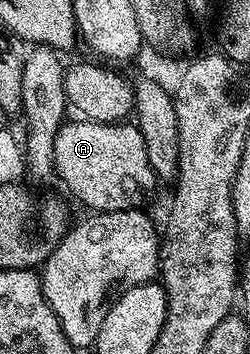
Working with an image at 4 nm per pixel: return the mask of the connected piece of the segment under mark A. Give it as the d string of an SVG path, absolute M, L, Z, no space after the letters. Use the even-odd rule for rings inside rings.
M75 118L75 121L64 122L53 145L54 175L63 179L63 184L92 213L133 210L146 205L147 195L157 187L153 168L149 164L145 150L145 141L141 130L131 122L102 124L96 120Z

